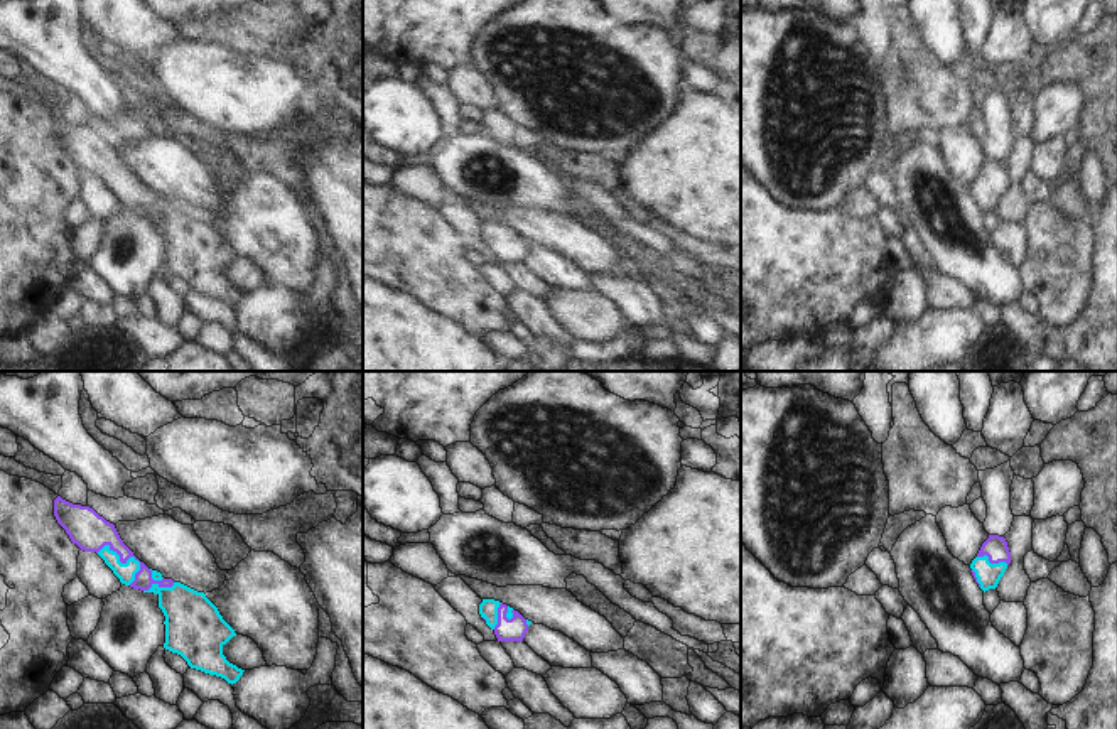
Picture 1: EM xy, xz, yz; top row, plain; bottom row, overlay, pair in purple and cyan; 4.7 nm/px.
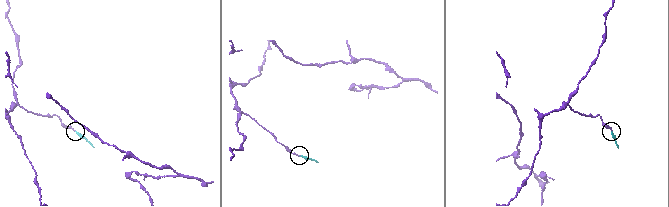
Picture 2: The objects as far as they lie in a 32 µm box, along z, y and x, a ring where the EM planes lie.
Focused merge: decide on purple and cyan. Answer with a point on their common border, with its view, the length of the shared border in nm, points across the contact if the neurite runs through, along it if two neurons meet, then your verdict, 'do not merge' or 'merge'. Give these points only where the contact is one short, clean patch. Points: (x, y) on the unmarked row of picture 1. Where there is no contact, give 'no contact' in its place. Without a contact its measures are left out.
xy (125, 184) | 240 nm | across xy (86, 151), (97, 156), (125, 184), (125, 194) | merge

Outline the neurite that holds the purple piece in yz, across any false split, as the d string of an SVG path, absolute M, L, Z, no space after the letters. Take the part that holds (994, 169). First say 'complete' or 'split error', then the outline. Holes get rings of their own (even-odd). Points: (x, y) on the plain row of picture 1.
split error; M989 157L982 165L977 179L970 186L970 194L985 214L996 211L1007 187L1011 186L1011 174L1004 159Z

